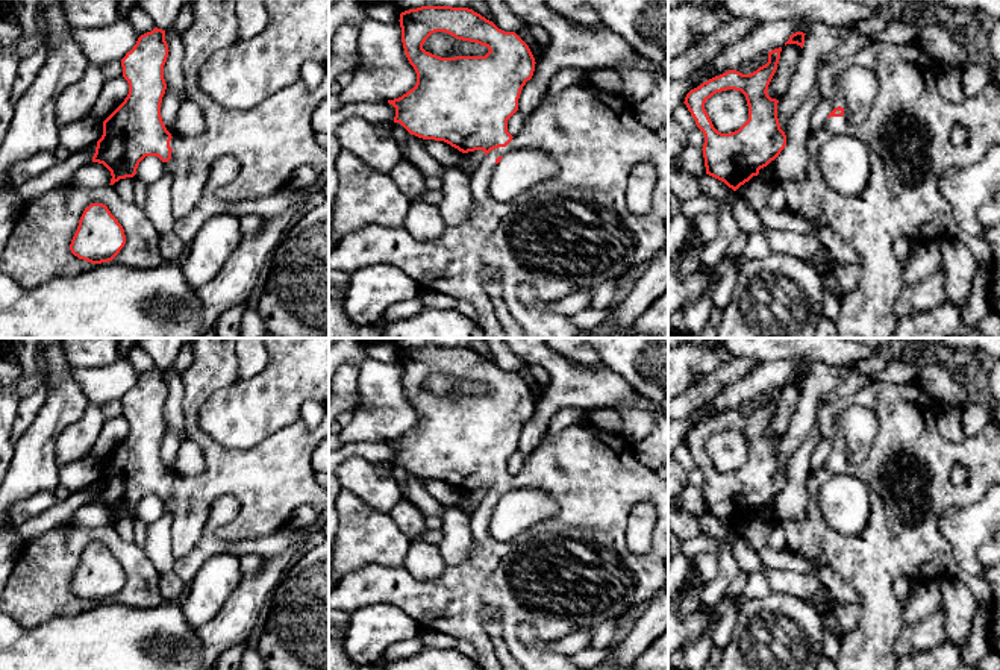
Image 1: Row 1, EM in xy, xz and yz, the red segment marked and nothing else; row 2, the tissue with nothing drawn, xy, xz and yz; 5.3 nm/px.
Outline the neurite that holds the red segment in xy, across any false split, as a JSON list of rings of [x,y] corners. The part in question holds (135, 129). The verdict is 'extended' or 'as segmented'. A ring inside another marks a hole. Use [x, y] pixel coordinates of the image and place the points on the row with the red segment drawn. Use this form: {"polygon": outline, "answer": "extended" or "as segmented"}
{"polygon": [[[195,0],[192,9],[194,23],[180,33],[183,44],[183,91],[186,99],[202,109],[206,123],[205,132],[197,136],[177,135],[173,138],[162,121],[161,103],[167,89],[164,65],[170,50],[165,41],[165,30],[155,27],[152,32],[141,35],[133,49],[121,59],[123,77],[129,83],[129,94],[124,102],[103,121],[103,135],[97,141],[95,153],[92,156],[92,162],[103,164],[111,171],[112,179],[109,185],[114,185],[120,179],[133,177],[139,162],[145,156],[158,156],[165,164],[165,170],[173,179],[173,215],[176,218],[183,218],[202,200],[211,165],[220,156],[233,156],[239,161],[238,177],[232,183],[215,189],[215,197],[218,200],[230,203],[256,200],[280,191],[291,183],[294,173],[303,165],[312,165],[317,173],[329,170],[329,149],[323,149],[317,144],[315,130],[312,127],[314,109],[329,97],[329,70],[323,82],[315,89],[309,89],[306,83],[298,79],[295,83],[271,94],[265,102],[256,103],[252,109],[227,111],[203,92],[198,82],[198,70],[209,56],[238,41],[236,0]]], "answer": "extended"}

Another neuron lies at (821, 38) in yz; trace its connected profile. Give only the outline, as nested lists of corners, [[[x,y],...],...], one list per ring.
[[[815,23],[805,35],[800,62],[789,83],[789,89],[777,103],[780,129],[786,132],[789,118],[811,94],[817,79],[818,61],[836,50],[848,36],[848,29]]]

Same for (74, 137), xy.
[[[88,115],[76,123],[59,127],[58,135],[59,146],[65,147],[70,153],[77,153],[102,138],[103,121]]]

